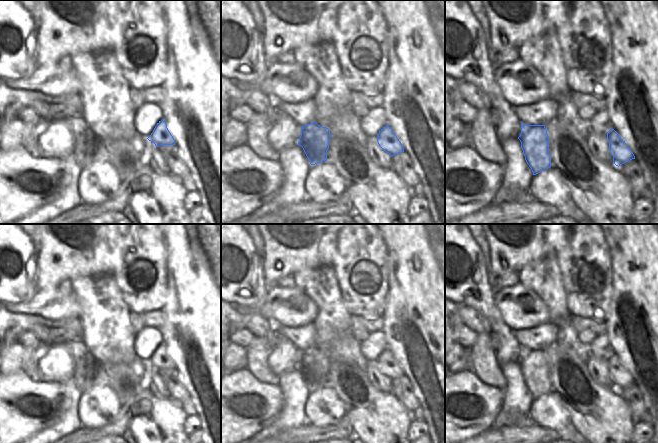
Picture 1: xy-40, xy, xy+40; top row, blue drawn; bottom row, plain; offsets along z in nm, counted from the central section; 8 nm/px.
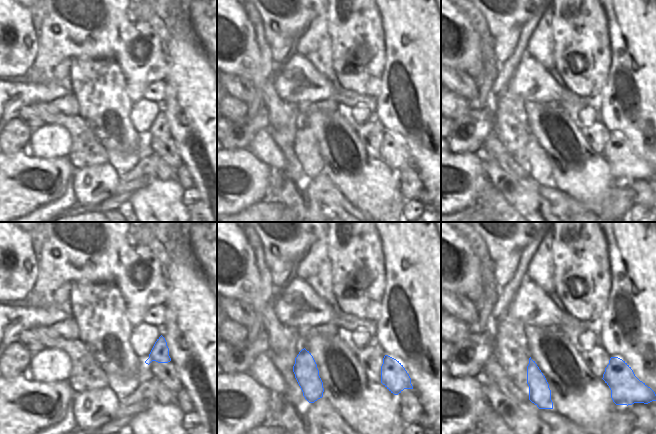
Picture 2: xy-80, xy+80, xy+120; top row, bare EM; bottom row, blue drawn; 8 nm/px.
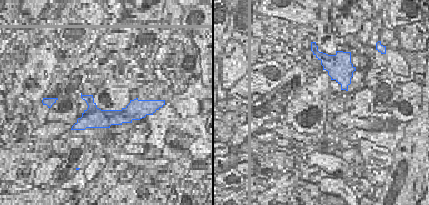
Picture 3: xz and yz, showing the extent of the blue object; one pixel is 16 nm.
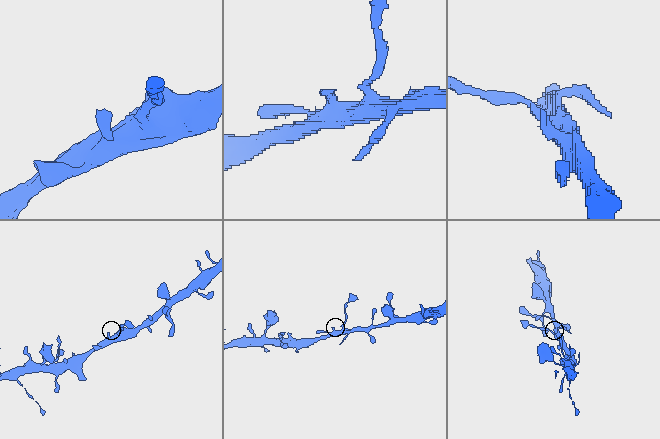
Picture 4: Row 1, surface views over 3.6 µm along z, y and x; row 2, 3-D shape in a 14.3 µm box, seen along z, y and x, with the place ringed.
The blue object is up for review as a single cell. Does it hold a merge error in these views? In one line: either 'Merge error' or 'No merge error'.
No merge error

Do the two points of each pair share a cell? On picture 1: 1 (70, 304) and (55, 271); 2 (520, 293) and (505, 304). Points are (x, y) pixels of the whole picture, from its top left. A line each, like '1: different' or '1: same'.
1: different
2: same

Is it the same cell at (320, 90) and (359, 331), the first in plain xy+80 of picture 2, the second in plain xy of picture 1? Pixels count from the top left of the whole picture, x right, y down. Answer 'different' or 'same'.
different

